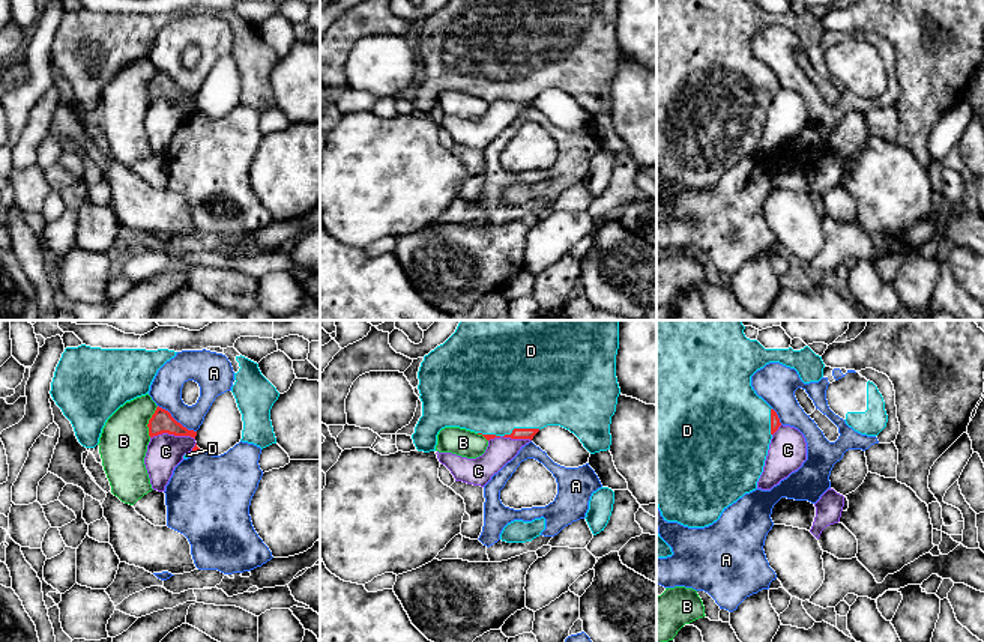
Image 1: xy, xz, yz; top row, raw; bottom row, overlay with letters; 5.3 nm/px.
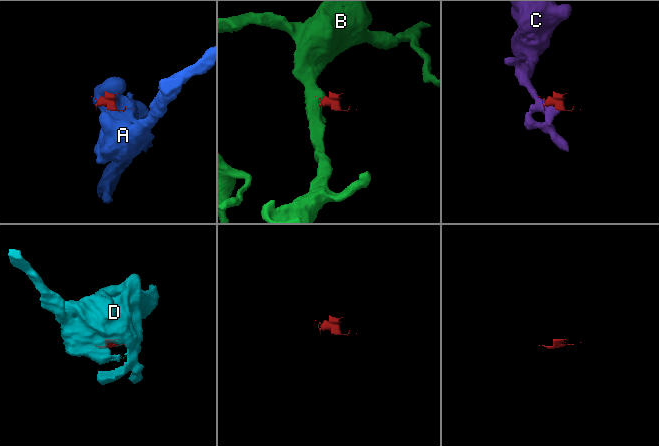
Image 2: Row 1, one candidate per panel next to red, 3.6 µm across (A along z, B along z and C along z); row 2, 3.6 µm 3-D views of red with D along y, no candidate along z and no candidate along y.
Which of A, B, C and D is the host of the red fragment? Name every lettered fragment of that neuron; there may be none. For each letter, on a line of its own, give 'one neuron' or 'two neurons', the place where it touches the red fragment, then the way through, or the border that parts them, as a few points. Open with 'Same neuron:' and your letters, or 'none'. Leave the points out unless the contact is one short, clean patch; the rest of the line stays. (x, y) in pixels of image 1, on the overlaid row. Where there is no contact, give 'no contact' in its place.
Same neuron: D
A: two neurons | xy (176, 421) | along xy (158, 405), (196, 432)
B: two neurons | xy (149, 421) | along xy (158, 406), (147, 424), (149, 436)
C: two neurons | xy (173, 433) | along xy (150, 436), (173, 433), (190, 435), (194, 439)
D: one neuron | xz (522, 429)

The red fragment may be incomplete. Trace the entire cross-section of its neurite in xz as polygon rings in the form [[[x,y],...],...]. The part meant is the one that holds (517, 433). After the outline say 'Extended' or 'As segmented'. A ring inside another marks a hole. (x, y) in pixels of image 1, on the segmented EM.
[[[460,320],[455,332],[421,362],[419,418],[413,444],[418,451],[436,451],[437,435],[445,427],[460,427],[487,441],[494,438],[533,439],[547,425],[560,425],[574,433],[590,453],[610,450],[611,416],[620,388],[616,377],[619,320]]]. Extended

